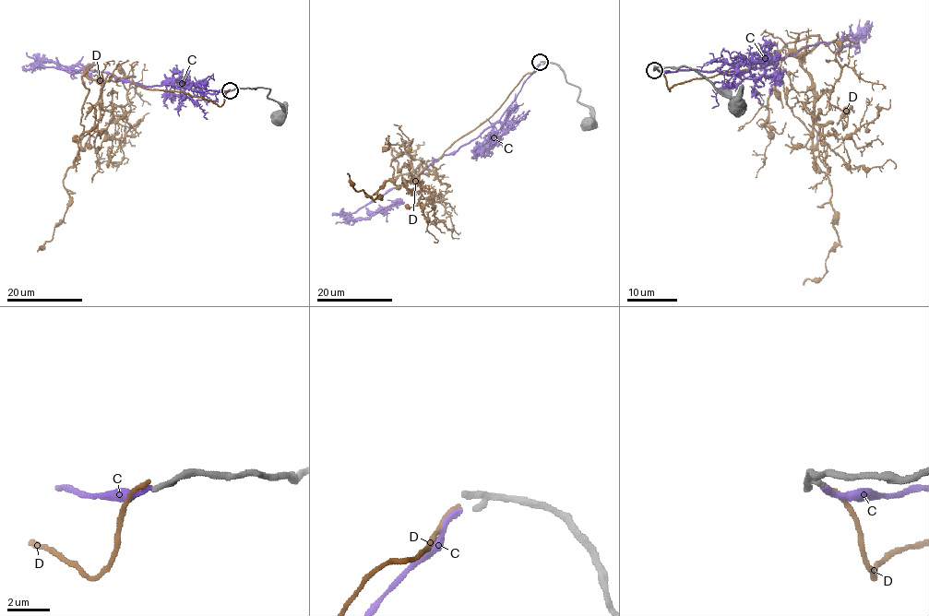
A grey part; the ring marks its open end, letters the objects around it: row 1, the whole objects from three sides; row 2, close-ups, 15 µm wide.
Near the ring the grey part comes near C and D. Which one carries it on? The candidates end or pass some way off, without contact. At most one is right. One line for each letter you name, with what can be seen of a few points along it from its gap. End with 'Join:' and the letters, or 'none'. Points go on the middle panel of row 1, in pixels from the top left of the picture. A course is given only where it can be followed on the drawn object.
C: Its course: (541, 64), (501, 117), (351, 217), (367, 219), (372, 213), (398, 202)
Join: C

